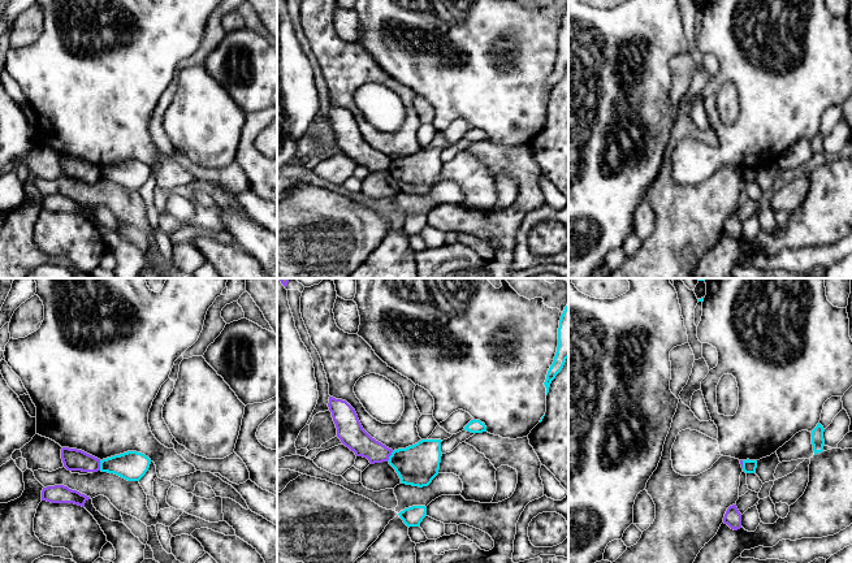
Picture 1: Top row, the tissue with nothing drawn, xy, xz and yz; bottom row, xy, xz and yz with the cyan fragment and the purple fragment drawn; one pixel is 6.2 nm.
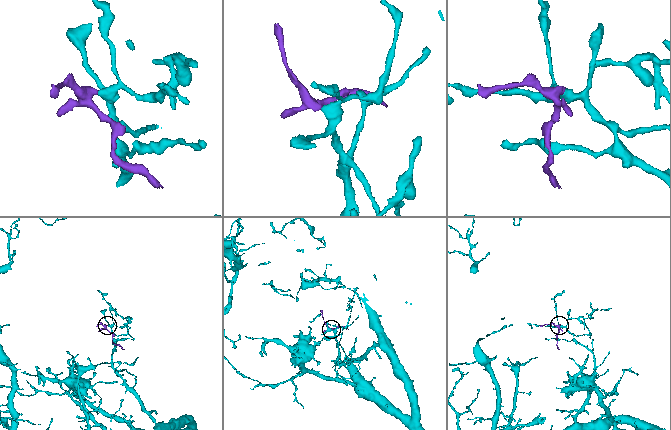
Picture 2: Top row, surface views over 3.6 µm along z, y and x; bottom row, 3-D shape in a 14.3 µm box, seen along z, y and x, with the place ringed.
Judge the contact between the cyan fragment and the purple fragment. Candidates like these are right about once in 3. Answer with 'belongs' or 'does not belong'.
does not belong

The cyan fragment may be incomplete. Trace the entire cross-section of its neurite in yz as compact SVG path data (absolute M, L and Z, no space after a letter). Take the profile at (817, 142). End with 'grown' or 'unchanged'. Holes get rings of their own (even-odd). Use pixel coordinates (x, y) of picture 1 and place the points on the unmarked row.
M818 131L817 135L812 139L812 153L814 164L823 160L823 135Z; unchanged

